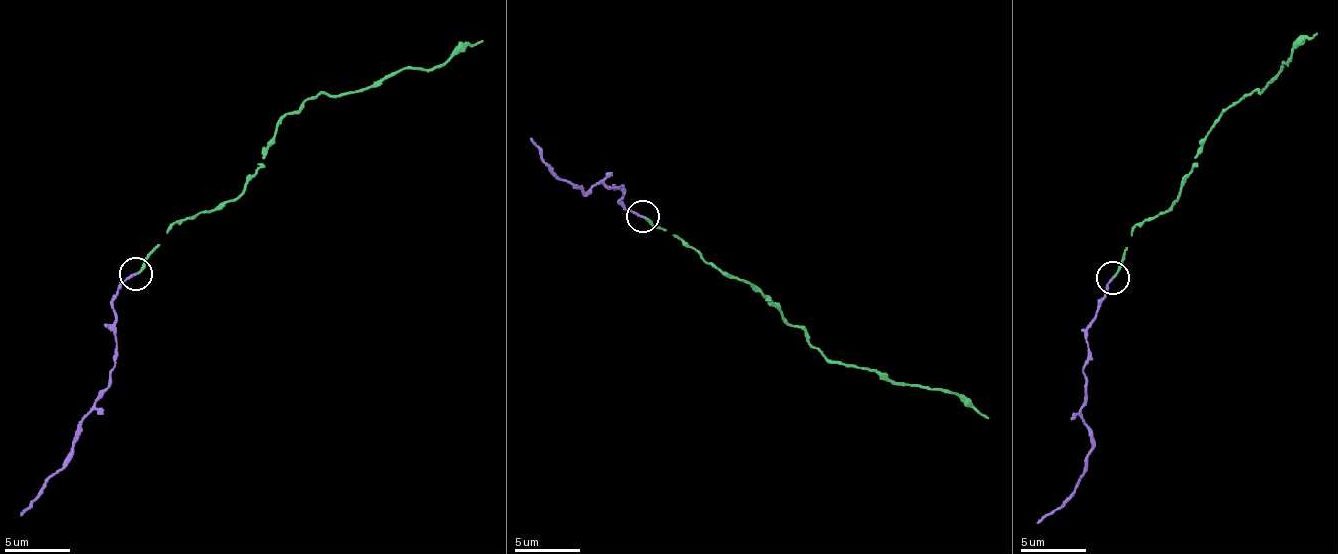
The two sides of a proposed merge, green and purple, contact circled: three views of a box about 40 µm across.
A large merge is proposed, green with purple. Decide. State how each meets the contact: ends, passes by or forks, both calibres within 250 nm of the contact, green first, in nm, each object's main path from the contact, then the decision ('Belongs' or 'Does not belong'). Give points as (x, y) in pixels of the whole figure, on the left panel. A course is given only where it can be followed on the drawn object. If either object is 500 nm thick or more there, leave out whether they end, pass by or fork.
At the ring green ends. At the ring purple ends. Thickness 170 nm (green) against 180 nm. Course of green: (136, 273), (175, 224), (243, 189), (275, 127), (308, 98), (363, 92), (389, 76), (435, 70), (483, 41). Course of purple: (136, 273), (114, 302), (117, 358), (111, 387), (94, 403), (65, 463), (20, 514). Does not belong

